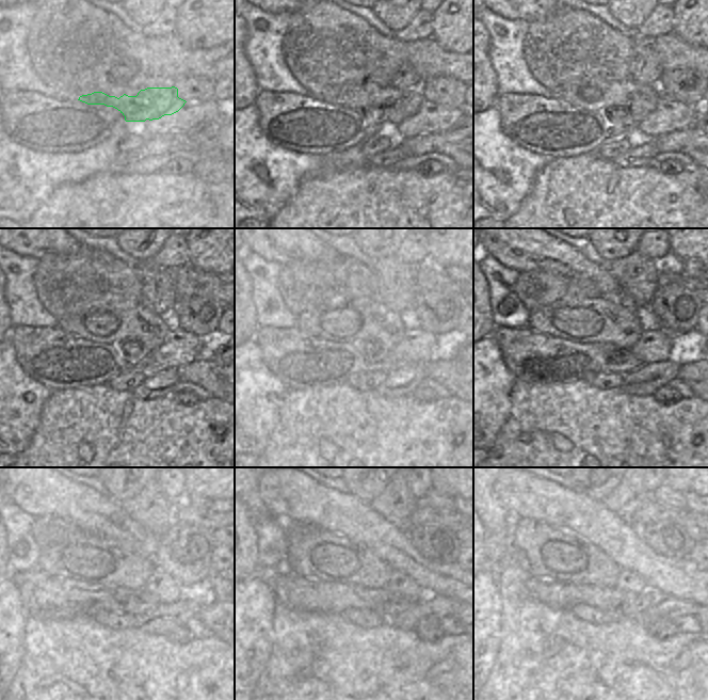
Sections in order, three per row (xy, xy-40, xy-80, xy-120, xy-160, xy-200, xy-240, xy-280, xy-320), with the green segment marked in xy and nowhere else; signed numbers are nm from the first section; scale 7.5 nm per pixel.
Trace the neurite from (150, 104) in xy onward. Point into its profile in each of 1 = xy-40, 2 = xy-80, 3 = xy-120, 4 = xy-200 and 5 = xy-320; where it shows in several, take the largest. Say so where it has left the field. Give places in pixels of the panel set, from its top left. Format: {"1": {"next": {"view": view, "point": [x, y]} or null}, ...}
{"1": {"next": {"view": "xy-40", "point": [375, 104]}}, "2": {"next": {"view": "xy-80", "point": [629, 99]}}, "3": {"next": {"view": "xy-120", "point": [146, 331]}}, "4": {"next": {"view": "xy-200", "point": [584, 320]}}, "5": {"next": {"view": "xy-320", "point": [553, 554]}}}

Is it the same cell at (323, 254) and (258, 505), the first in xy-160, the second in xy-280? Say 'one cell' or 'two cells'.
two cells

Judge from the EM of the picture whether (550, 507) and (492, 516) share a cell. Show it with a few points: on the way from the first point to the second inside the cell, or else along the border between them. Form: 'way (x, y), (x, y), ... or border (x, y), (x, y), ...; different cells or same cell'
border (494, 490), (509, 511); different cells

